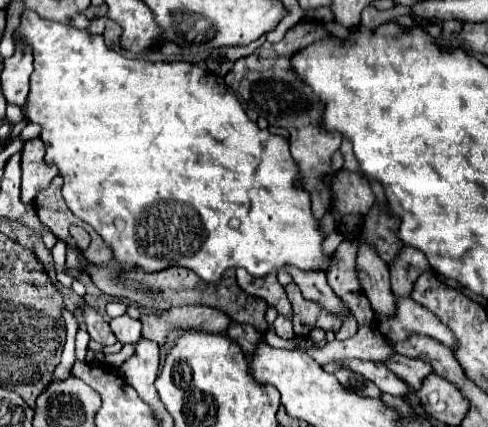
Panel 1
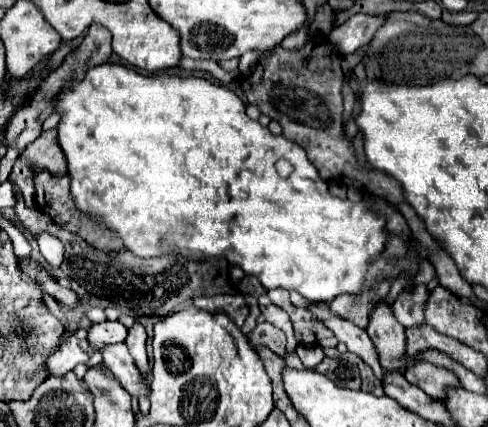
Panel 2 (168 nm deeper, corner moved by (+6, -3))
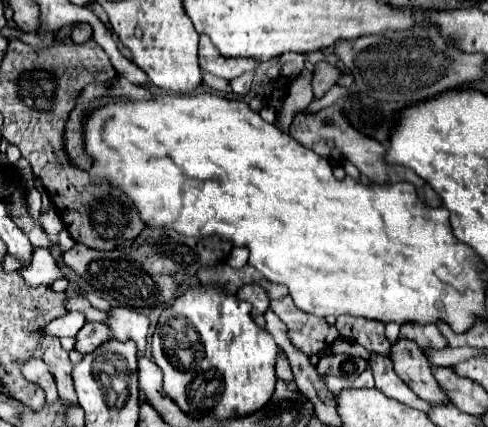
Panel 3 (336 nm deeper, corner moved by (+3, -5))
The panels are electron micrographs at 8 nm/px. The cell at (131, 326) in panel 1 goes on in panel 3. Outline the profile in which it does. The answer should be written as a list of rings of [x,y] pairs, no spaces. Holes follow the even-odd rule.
[[[87,322],[79,332],[77,332],[77,344],[75,350],[89,354],[95,352],[103,342],[107,342],[109,338],[113,338],[113,332],[107,324],[95,324],[95,322]]]

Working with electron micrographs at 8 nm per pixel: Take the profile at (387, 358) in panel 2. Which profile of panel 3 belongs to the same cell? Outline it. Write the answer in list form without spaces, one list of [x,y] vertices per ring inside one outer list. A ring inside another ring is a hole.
[[[399,338],[391,344],[389,354],[395,374],[425,402],[449,402],[445,392],[439,388],[437,380],[431,374],[431,366],[423,350],[413,342]]]

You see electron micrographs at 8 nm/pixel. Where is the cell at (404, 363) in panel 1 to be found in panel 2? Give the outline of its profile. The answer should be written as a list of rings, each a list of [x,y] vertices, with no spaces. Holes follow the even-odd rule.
[[[416,362],[406,370],[406,380],[422,388],[432,398],[446,398],[446,388],[460,386],[458,376],[452,370],[434,366],[430,362]]]

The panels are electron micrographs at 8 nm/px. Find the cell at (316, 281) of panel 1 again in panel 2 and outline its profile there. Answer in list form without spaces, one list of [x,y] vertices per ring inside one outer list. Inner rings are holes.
[[[328,304],[310,306],[308,310],[314,312],[314,314],[334,332],[334,336],[336,336],[340,342],[344,342],[344,344],[348,346],[350,352],[358,354],[358,356],[374,370],[374,376],[376,376],[378,380],[384,378],[382,366],[380,366],[380,362],[378,362],[378,354],[376,354],[376,350],[374,350],[374,346],[372,346],[372,340],[370,340],[368,334],[366,334],[366,330],[358,328],[358,326],[352,324],[350,320],[344,320],[344,318],[340,318],[340,316],[334,316],[334,314],[330,312]]]

